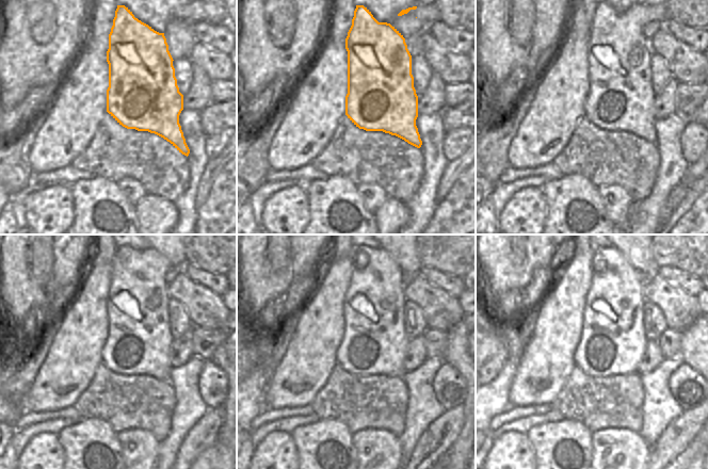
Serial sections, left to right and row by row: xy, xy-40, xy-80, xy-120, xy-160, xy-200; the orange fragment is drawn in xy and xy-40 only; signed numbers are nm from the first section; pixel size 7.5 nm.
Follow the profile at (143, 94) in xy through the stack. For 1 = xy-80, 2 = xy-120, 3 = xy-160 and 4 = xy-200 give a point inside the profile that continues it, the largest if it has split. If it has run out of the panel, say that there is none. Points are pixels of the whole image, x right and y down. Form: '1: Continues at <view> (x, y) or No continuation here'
1: Continues at xy-80 (620, 98)
2: Continues at xy-120 (138, 341)
3: Continues at xy-160 (374, 340)
4: Continues at xy-200 (612, 340)

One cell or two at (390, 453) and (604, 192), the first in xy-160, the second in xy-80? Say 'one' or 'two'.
one

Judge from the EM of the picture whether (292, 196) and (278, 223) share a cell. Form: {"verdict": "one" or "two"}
{"verdict": "one"}

